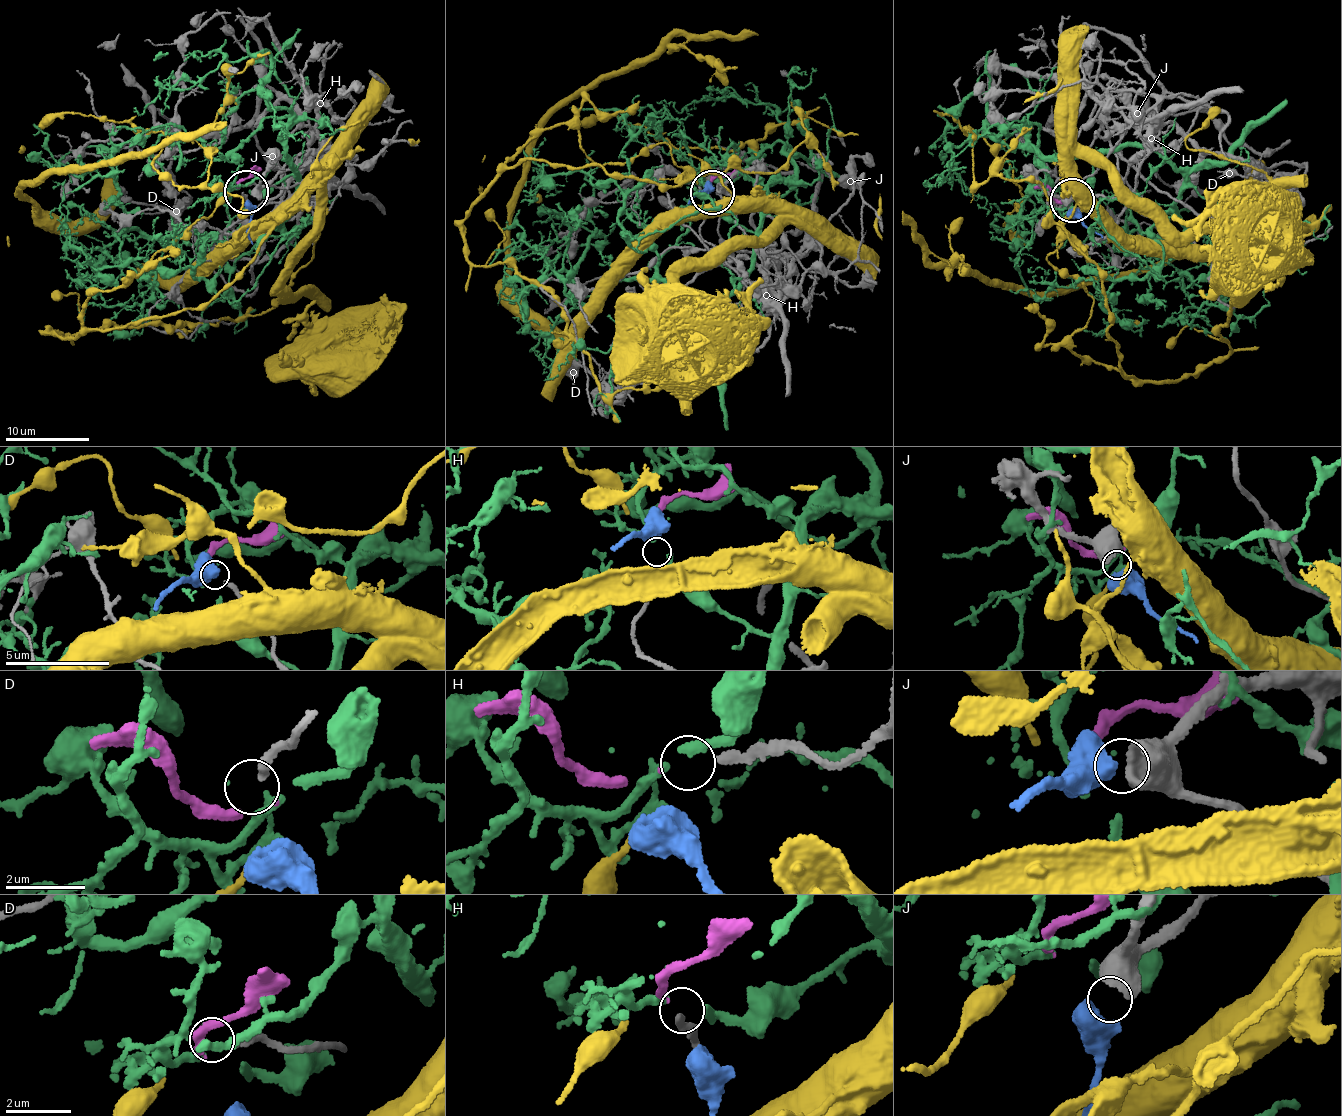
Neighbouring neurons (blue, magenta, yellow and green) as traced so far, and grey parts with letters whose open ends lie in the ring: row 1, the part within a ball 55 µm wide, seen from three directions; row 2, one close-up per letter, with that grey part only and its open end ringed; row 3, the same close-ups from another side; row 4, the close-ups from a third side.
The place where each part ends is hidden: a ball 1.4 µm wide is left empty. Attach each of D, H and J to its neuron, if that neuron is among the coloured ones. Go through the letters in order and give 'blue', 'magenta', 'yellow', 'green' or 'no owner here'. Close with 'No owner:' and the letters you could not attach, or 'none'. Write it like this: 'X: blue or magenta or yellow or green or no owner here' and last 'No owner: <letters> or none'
D: no owner here
H: magenta
J: blue
No owner: D

